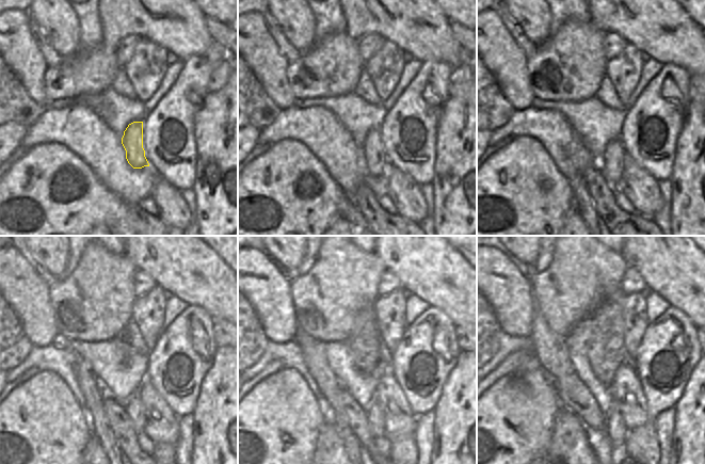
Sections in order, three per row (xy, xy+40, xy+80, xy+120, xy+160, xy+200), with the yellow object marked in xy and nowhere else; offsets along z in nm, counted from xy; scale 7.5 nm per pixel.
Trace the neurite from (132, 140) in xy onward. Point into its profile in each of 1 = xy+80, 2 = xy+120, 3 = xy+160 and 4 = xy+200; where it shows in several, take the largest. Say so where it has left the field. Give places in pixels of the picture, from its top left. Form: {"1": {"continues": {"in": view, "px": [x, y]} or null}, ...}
{"1": {"continues": {"in": "xy+80", "px": [613, 154]}}, "2": {"continues": {"in": "xy+120", "px": [134, 409]}}, "3": {"continues": {"in": "xy+160", "px": [374, 415]}}, "4": {"continues": {"in": "xy+200", "px": [615, 429]}}}

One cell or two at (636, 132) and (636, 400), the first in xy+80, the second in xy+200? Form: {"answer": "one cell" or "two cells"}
{"answer": "two cells"}

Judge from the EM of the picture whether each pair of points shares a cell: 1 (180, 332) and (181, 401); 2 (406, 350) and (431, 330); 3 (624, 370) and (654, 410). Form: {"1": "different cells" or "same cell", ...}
{"1": "same cell", "2": "same cell", "3": "different cells"}

